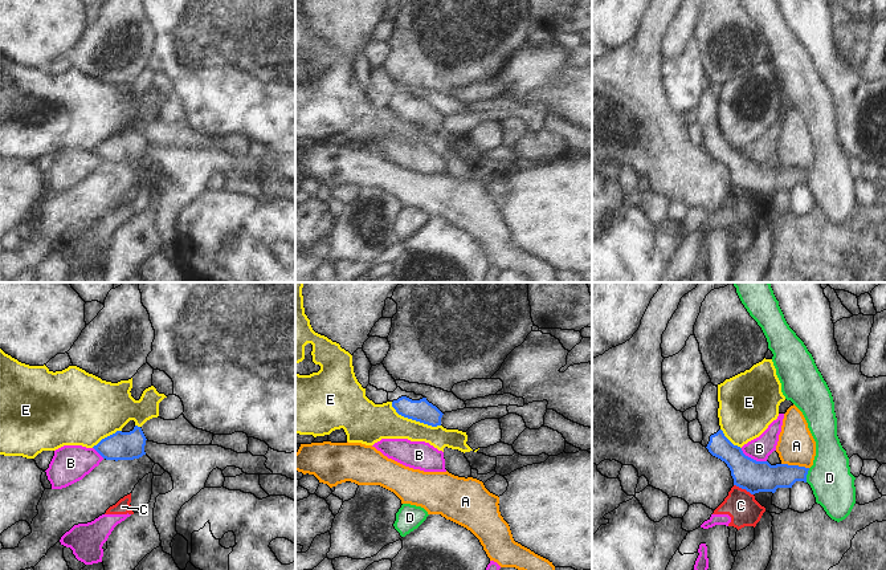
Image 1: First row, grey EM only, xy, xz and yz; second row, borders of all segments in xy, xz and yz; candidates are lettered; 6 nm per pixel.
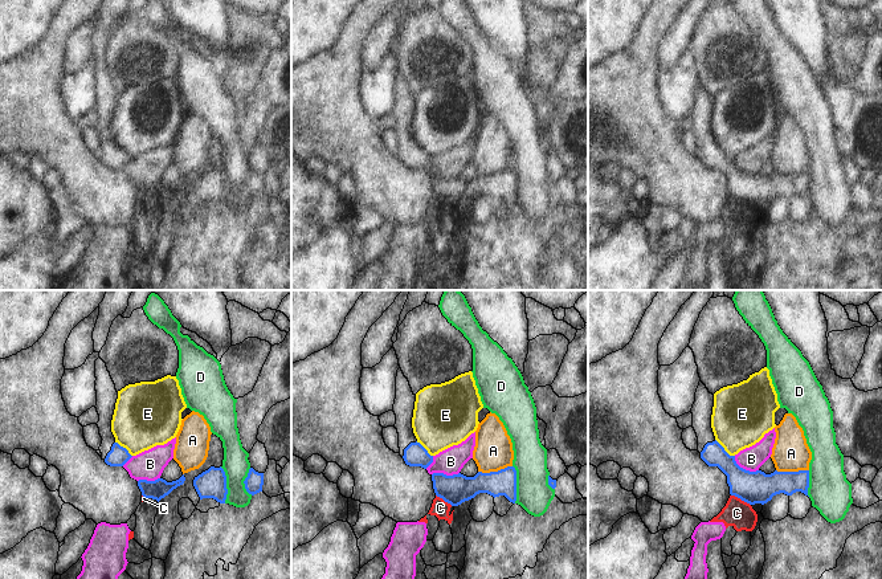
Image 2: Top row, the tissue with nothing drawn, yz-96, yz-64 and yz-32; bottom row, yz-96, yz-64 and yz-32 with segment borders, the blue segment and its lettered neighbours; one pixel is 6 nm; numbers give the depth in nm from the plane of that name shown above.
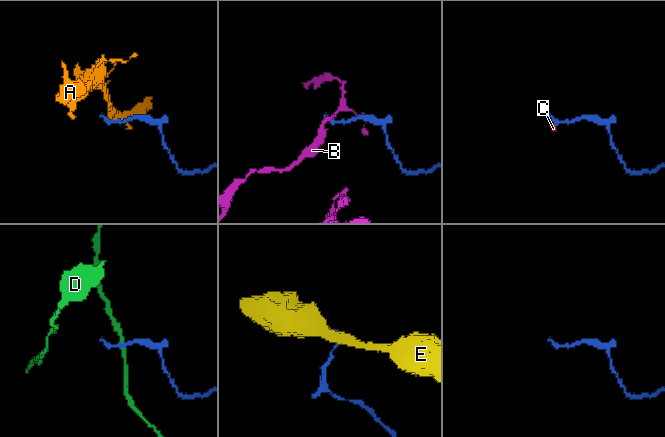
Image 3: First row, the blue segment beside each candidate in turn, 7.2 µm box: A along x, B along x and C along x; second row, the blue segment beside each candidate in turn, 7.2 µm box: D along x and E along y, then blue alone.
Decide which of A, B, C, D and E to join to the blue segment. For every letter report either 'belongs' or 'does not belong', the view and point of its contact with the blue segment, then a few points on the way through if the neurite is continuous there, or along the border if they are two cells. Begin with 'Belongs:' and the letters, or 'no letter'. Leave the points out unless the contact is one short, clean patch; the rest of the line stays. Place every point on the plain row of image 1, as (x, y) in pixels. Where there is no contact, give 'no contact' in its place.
Belongs: no letter
A: does not belong; meets blue in yz at (795, 169); border along yz (782, 166), (808, 171)
B: does not belong; meets blue in yz at (752, 162); border along yz (740, 151), (746, 158), (766, 165)
C: does not belong; meets blue in yz at (743, 191); border along yz (734, 187), (752, 198)
D: does not belong; meets blue in yz at (807, 176); border along yz (809, 171), (805, 184)
E: does not belong; meets blue in xz at (413, 122); border along xz (391, 105), (391, 109), (404, 119), (432, 129), (440, 129)

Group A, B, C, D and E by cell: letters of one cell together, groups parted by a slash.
A / B C / D / E

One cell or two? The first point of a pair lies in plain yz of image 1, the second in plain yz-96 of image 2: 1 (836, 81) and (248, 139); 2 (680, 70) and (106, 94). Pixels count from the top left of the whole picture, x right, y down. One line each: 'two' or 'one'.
1: two
2: two

